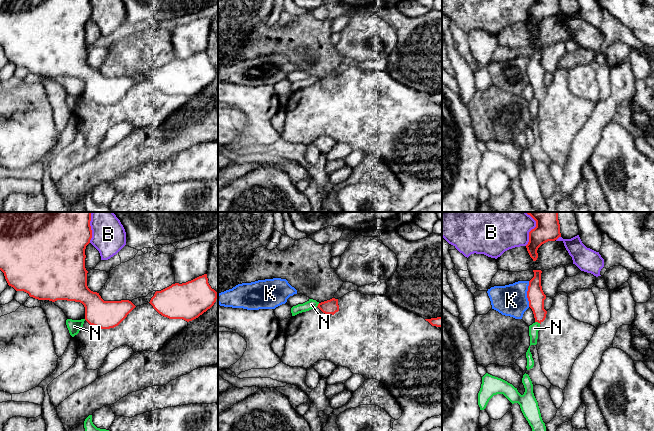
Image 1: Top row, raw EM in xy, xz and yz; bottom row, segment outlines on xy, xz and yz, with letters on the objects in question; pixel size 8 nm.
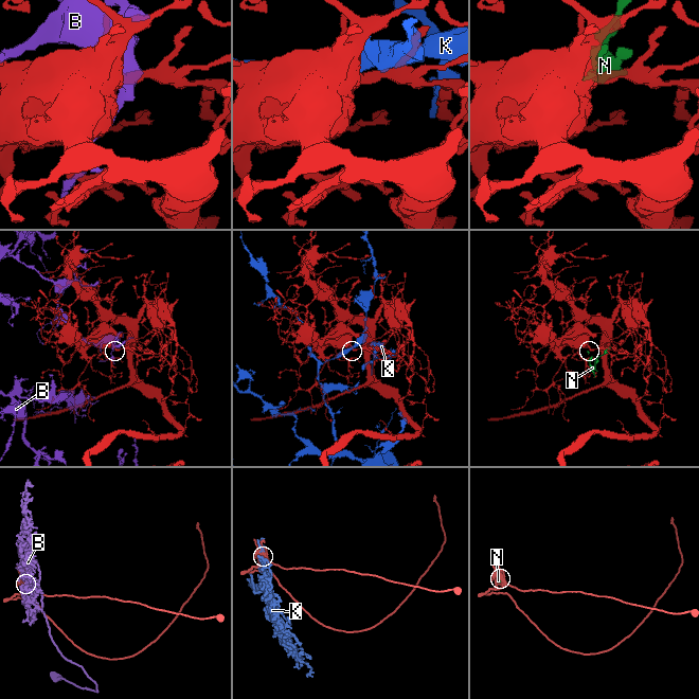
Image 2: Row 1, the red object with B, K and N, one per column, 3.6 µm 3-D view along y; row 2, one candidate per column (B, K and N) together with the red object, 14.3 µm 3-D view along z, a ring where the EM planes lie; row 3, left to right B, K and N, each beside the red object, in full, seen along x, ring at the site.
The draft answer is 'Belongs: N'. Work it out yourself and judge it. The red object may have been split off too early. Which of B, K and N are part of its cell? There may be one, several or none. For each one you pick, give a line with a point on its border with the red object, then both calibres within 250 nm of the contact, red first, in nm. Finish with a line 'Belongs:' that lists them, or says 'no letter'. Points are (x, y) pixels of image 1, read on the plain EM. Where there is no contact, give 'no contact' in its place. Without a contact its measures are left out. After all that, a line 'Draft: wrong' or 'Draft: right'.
Belongs: no letter
Draft: wrong

